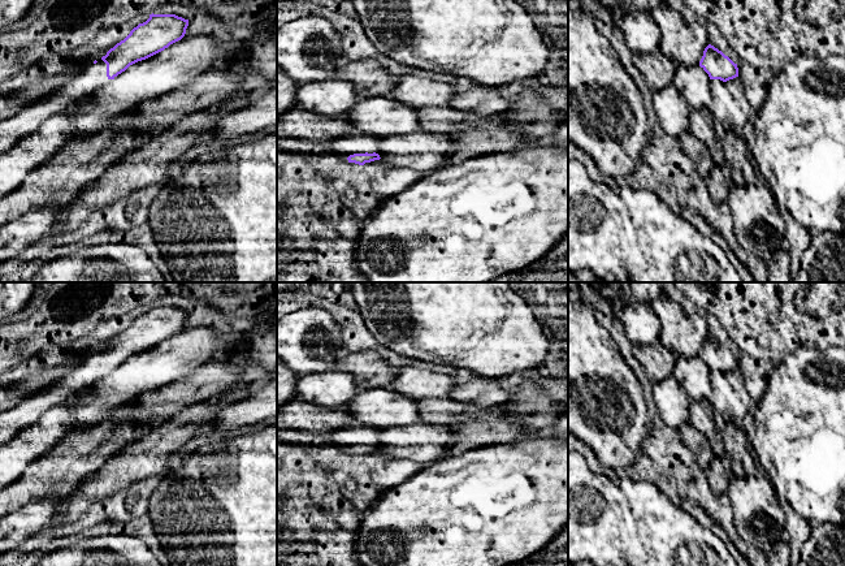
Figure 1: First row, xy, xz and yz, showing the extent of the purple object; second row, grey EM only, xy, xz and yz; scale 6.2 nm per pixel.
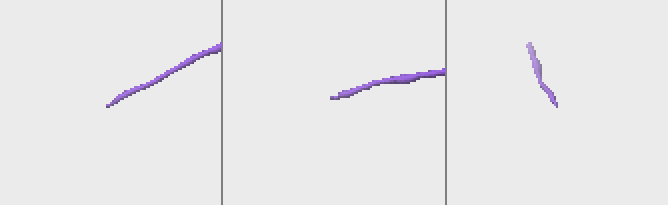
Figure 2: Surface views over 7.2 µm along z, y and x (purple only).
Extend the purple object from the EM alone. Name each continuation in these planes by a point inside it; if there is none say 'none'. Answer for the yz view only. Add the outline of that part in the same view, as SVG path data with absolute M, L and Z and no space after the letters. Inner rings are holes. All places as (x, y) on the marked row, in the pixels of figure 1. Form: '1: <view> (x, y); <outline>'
none

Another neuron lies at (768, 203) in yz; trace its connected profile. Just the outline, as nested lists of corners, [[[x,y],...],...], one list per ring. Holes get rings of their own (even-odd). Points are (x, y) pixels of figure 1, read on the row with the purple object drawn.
[[[734,185],[727,198],[738,245],[766,265],[785,245],[785,222],[767,185]]]

